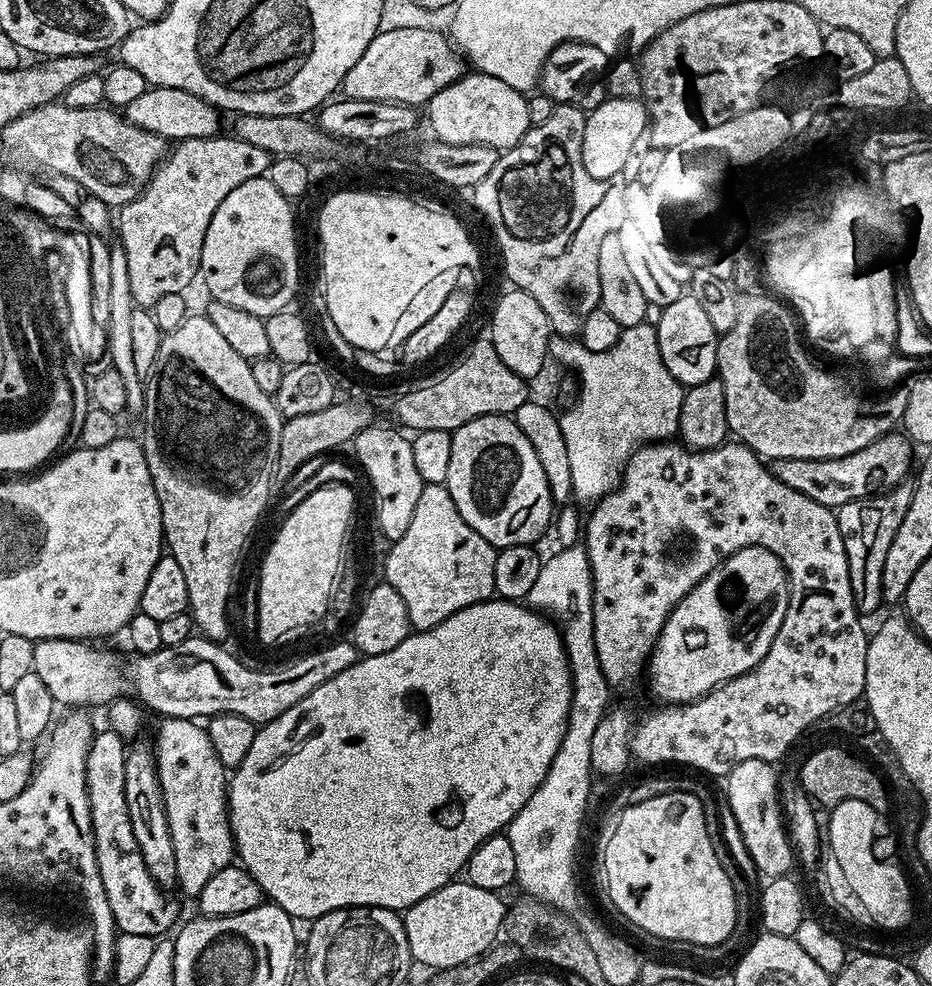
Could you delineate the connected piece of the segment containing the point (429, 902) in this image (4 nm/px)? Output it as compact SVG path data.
M453 882L403 909L406 942L413 961L425 964L428 970L439 970L479 960L497 943L496 935L505 927L506 904L500 899L499 892L482 890L467 882Z

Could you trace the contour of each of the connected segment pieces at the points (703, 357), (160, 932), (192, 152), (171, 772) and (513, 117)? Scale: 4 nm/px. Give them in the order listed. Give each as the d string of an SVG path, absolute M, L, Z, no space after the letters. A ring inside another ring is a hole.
M695 294L679 296L674 302L663 305L659 309L660 321L655 321L658 350L666 369L685 389L698 386L702 382L713 379L716 370L716 345L718 333L710 322L706 310L702 310L702 302L698 302Z
M111 730L103 731L93 735L86 756L86 798L90 804L90 822L98 874L102 874L102 890L106 890L117 933L160 938L173 931L177 923L176 908L164 897L167 896L165 889L150 878L146 862L142 862L142 850L138 850L134 830L130 827L130 810L126 810L125 737Z
M231 134L181 140L173 148L176 149L173 152L171 149L156 165L156 171L152 173L143 192L119 209L118 243L122 245L126 254L126 270L130 270L132 303L147 309L151 309L152 305L158 302L158 298L166 298L166 294L187 293L192 279L197 279L200 271L206 230L218 206L222 206L222 198L226 198L230 190L242 186L242 182L265 175L270 163L266 150L258 150L258 146L250 146L250 142L237 140Z
M164 718L159 722L154 759L174 844L176 884L186 895L196 898L202 886L234 860L232 827L228 821L229 777L218 754L214 754L207 727L199 728L196 720Z
M469 71L446 90L438 90L426 105L426 124L432 127L431 135L454 146L490 146L497 150L512 148L532 127L528 96L506 86L498 78L485 72Z

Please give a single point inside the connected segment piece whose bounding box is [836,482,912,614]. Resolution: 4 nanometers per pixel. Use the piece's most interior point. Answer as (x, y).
(868, 526)

